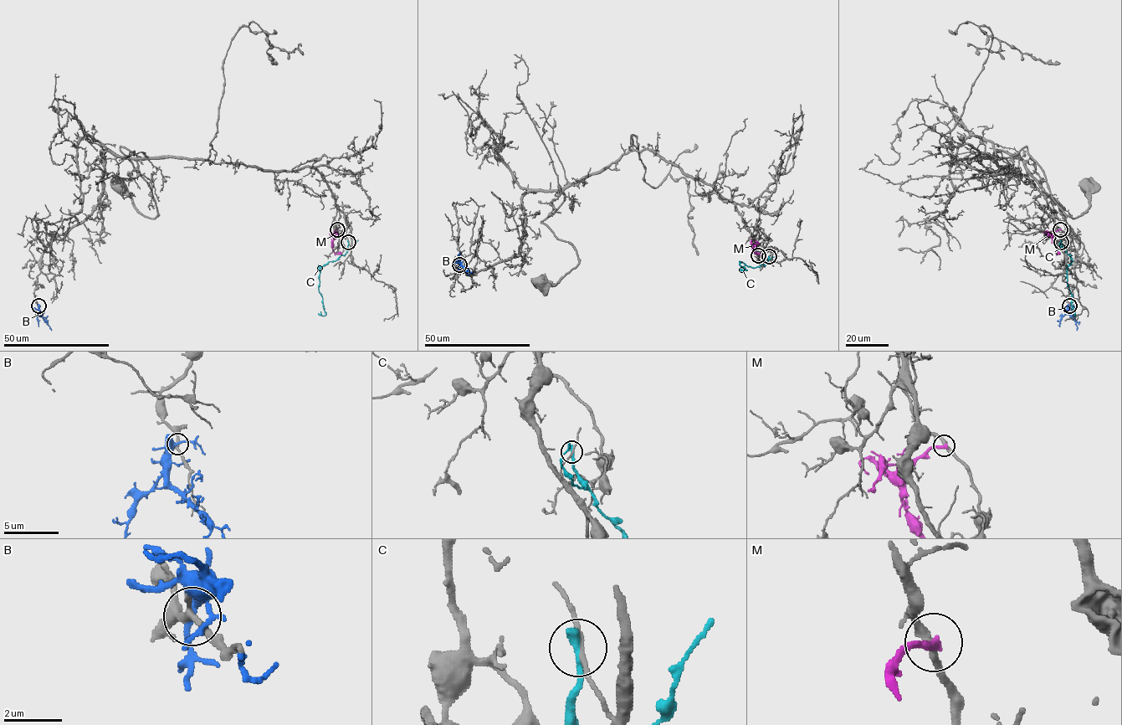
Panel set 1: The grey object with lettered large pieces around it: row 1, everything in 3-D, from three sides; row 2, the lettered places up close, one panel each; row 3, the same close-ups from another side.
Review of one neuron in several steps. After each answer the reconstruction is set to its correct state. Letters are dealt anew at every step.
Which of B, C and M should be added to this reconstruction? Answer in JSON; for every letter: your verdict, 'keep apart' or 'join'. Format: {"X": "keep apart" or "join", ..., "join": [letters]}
{"B": "keep apart", "C": "keep apart", "M": "keep apart", "join": []}

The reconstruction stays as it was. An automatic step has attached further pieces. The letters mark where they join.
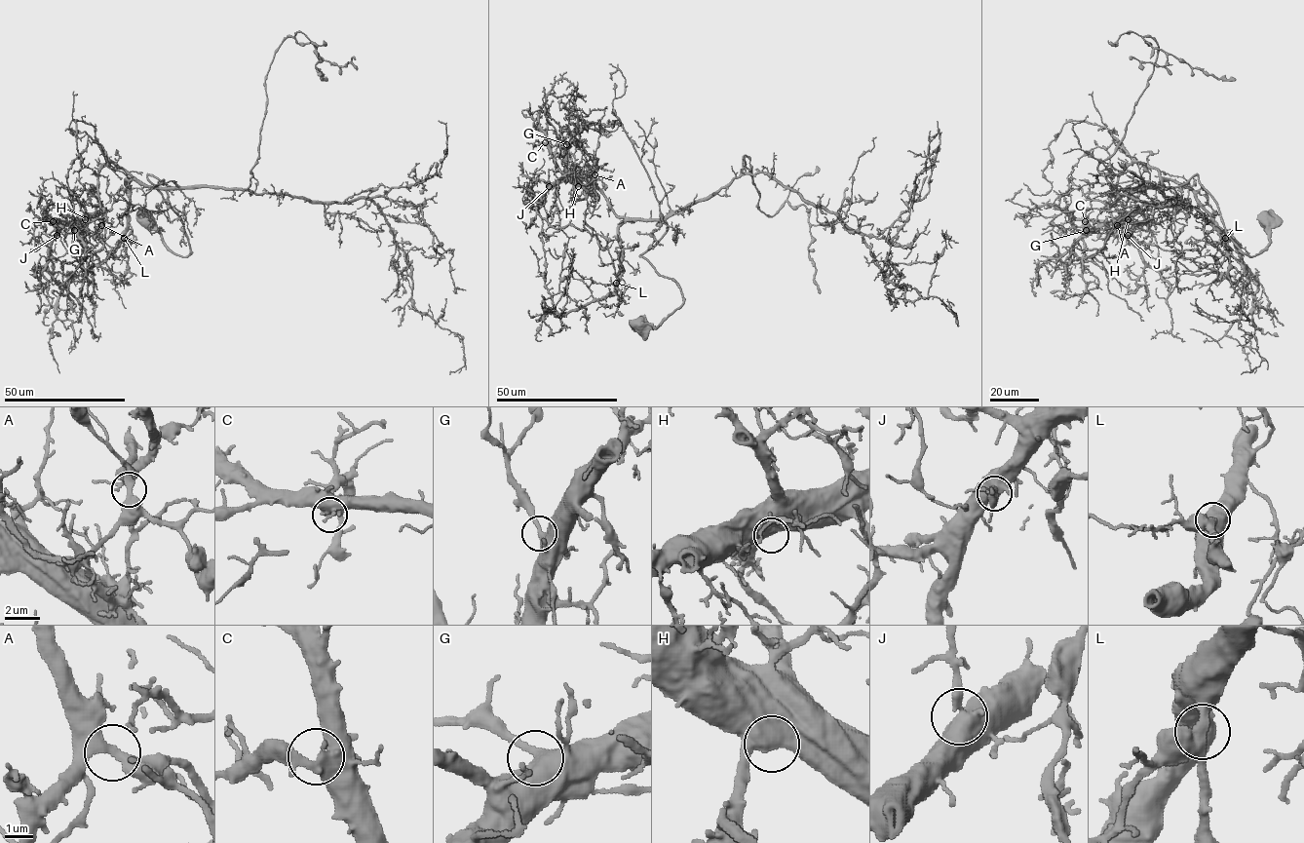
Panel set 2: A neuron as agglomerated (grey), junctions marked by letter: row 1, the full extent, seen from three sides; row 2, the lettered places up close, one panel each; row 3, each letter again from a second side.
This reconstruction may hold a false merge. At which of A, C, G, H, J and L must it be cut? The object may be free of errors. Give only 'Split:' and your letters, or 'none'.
Split: A

